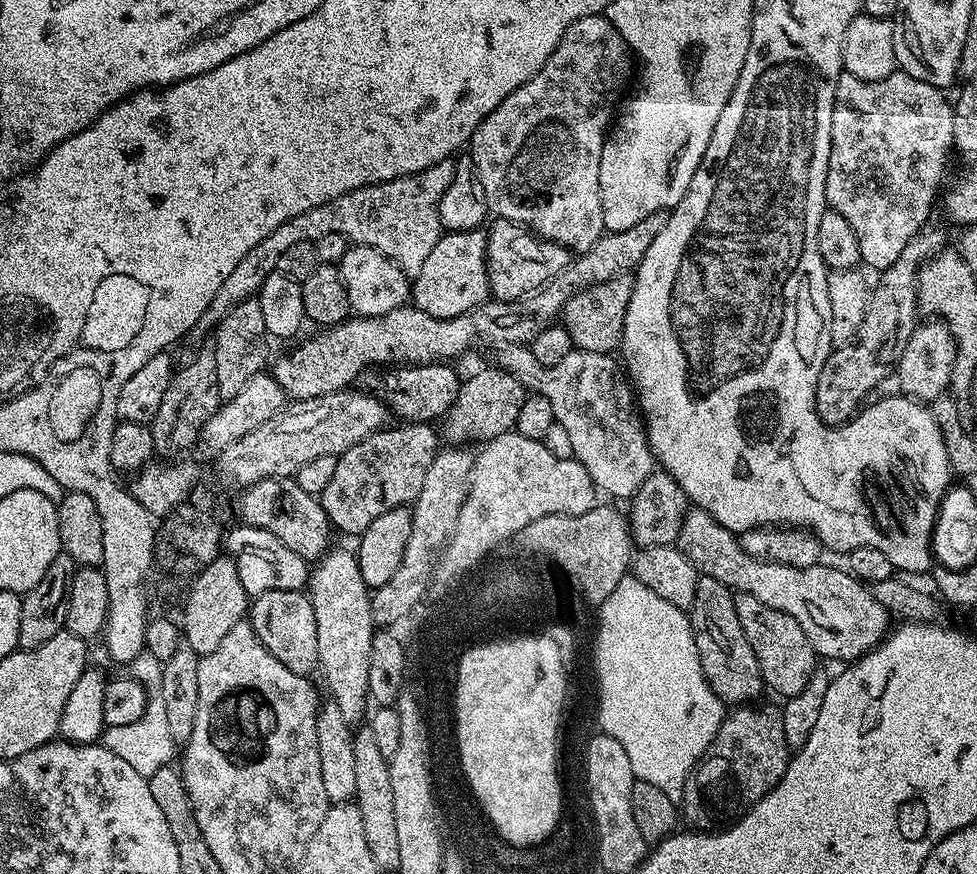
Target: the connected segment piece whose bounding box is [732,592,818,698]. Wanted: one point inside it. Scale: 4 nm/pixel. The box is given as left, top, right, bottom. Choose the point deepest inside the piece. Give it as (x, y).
(786, 661)

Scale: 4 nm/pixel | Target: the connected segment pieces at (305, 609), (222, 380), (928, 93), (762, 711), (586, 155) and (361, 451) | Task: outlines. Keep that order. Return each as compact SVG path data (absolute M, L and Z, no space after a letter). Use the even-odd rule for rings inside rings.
M266 590L251 601L250 623L266 650L270 650L286 670L294 670L294 674L307 677L317 671L318 622L314 620L311 599L303 591Z
M253 298L238 302L221 318L214 329L216 345L211 345L214 354L214 366L218 366L218 390L221 401L234 398L250 378L265 371L269 363L268 343L270 337L266 330L266 321L262 318L262 306L259 299Z
M897 70L881 80L854 78L843 71L836 83L836 101L830 122L830 162L824 198L827 207L842 214L858 238L861 261L875 270L898 262L898 254L929 223L932 203L940 192L948 155L953 155L954 114L945 93L911 71Z
M736 706L725 715L704 757L688 776L682 801L682 820L696 830L723 830L771 792L790 759L780 708Z
M601 14L578 18L578 22L574 22L564 31L558 46L554 50L554 54L550 54L550 58L542 66L542 70L538 70L538 74L534 74L534 78L530 78L530 82L518 86L518 90L514 90L509 94L478 125L472 135L470 159L473 168L476 169L476 181L482 186L482 190L486 194L488 210L493 217L519 224L520 227L527 228L529 232L536 233L542 240L561 244L562 247L567 248L569 253L572 254L579 254L590 250L590 246L594 246L594 242L598 242L598 238L603 236L606 231L604 219L602 218L602 198L600 197L600 183L598 182L598 166L602 162L602 146L610 131L610 125L614 120L612 103L616 100L616 91L627 82L628 75L631 72L633 75L634 60L630 55L628 43L624 41L622 34L618 34L618 30L614 30L614 26L608 20L607 15Z
M405 423L400 428L385 427L370 438L350 446L336 457L334 475L326 490L319 494L322 510L326 510L328 523L337 533L349 532L352 538L359 537L374 522L395 508L411 505L422 490L426 470L436 457L438 432L432 424Z

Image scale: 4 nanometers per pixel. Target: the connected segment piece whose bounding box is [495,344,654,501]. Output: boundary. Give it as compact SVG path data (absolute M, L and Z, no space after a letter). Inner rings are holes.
M501 344L495 349L495 363L506 369L529 393L547 398L550 407L554 409L556 422L566 430L570 437L570 446L574 459L586 466L586 474L594 482L601 493L617 496L627 501L646 482L646 478L654 470L652 448L648 445L648 433L644 431L644 421L634 395L634 389L622 367L621 361L615 355L607 352L582 352L574 350L566 354L554 366L542 366L538 358L534 358L527 344Z

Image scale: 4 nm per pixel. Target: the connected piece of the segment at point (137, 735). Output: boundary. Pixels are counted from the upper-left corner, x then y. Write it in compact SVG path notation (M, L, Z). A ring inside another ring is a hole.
M146 650L139 652L132 659L130 665L132 679L148 689L146 710L142 714L142 718L138 718L138 722L130 722L130 726L105 727L102 733L102 743L105 748L118 754L118 758L123 758L132 769L138 770L138 774L147 777L152 776L154 770L162 770L173 763L172 744L174 745L174 737L170 734L170 721L166 719L166 702L162 702L160 697L163 669L162 661L154 658L154 654L150 654Z

